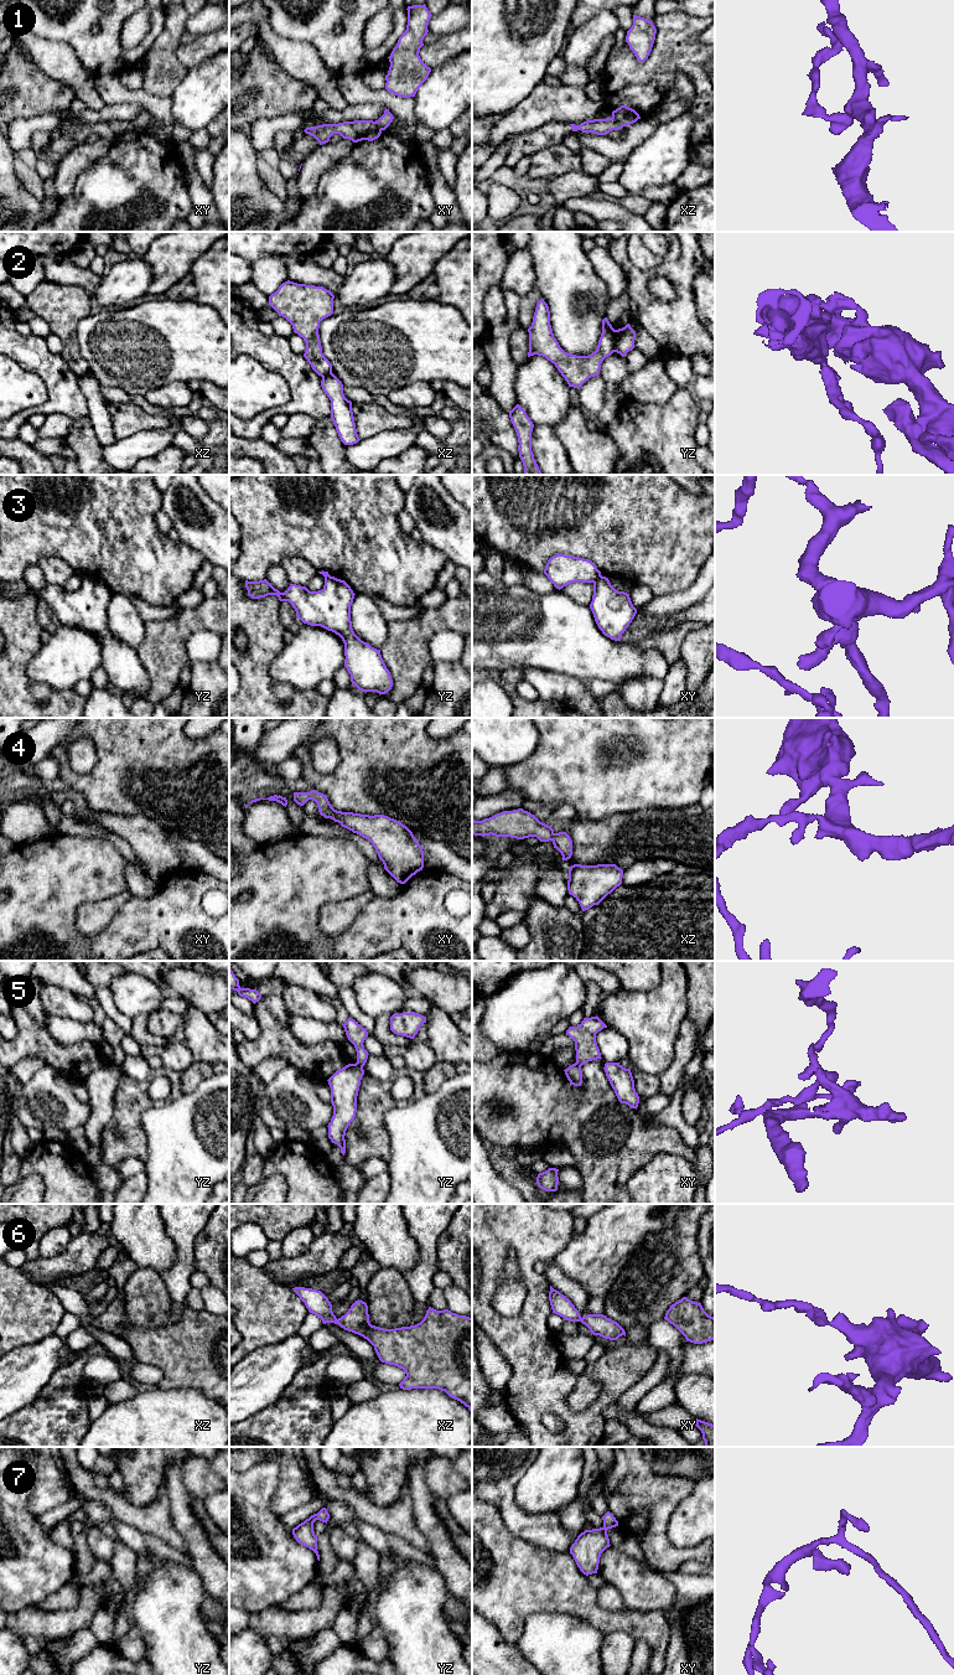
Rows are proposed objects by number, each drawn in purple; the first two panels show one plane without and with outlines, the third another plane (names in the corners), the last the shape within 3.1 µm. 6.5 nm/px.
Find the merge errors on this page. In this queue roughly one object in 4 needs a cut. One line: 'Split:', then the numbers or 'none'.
Split: 1, 2, 3, 5

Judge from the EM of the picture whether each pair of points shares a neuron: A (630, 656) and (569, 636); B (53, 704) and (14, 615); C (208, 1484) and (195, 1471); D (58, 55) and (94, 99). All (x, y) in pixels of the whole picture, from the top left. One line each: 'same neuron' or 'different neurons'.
A: same neuron
B: same neuron
C: same neuron
D: same neuron

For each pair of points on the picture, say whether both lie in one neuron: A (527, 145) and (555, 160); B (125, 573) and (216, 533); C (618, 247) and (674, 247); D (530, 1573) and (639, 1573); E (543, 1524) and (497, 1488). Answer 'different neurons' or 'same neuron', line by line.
A: different neurons
B: different neurons
C: different neurons
D: different neurons
E: same neuron

